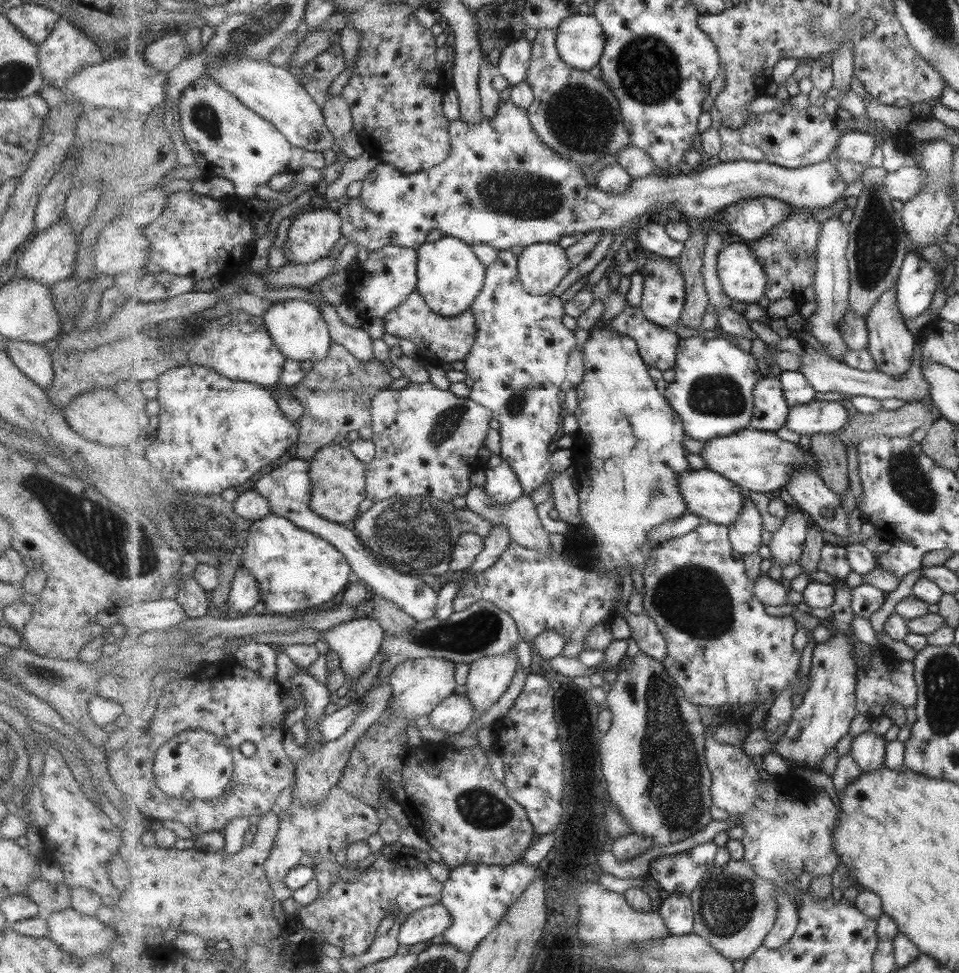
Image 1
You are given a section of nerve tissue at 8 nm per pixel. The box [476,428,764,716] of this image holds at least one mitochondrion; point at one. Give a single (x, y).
(692, 599)

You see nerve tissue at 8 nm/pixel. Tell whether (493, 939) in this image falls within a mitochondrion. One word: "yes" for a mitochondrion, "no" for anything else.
no

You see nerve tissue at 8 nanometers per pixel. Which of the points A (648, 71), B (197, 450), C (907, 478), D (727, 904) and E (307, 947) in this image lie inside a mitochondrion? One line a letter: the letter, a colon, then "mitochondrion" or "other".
A: mitochondrion
B: other
C: mitochondrion
D: mitochondrion
E: other

